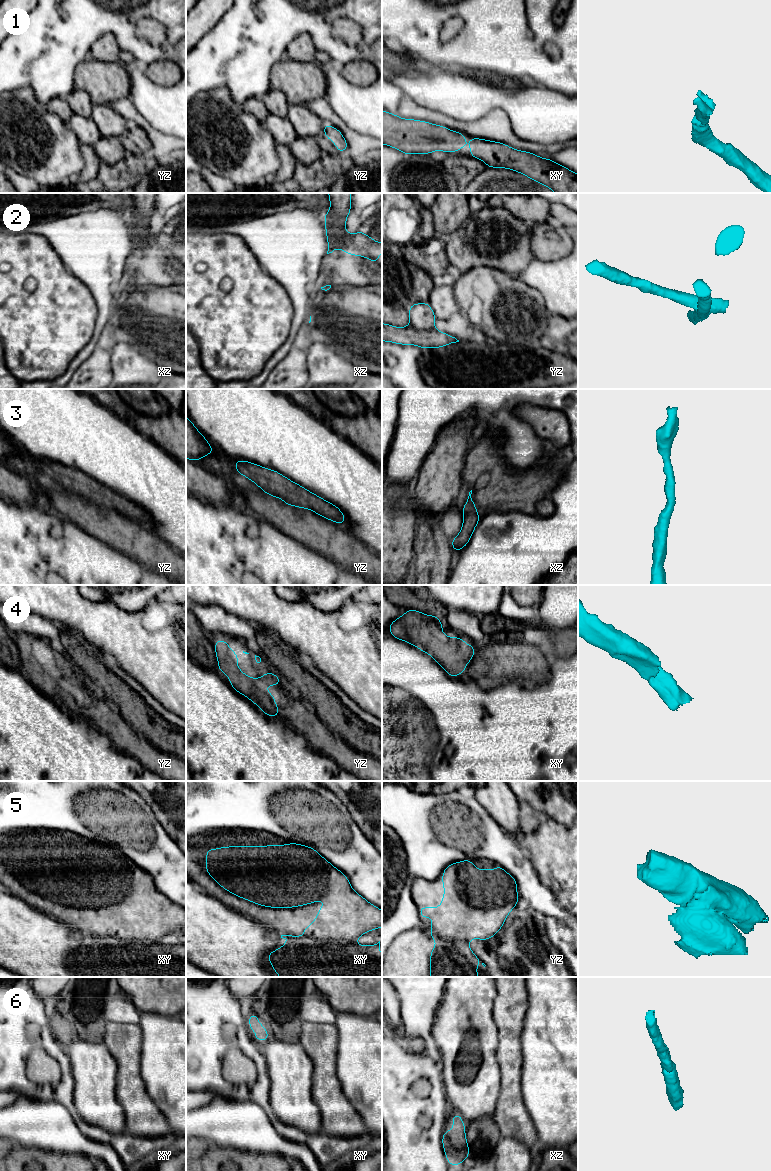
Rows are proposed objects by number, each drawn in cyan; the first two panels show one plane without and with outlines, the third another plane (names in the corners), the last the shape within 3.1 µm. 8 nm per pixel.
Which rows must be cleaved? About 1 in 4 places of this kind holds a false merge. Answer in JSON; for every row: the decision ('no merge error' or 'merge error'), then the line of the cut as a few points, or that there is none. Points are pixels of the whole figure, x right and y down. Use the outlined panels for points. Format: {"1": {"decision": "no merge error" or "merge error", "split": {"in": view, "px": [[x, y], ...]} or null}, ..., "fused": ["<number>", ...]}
{"1": {"decision": "no merge error", "split": null}, "2": {"decision": "merge error", "split": {"in": "xz", "px": [[344, 228], [342, 242], [349, 253]]}}, "3": {"decision": "no merge error", "split": null}, "4": {"decision": "no merge error", "split": null}, "5": {"decision": "merge error", "split": {"in": "xy", "px": [[308, 935], [323, 940], [354, 942]]}}, "6": {"decision": "no merge error", "split": null}, "fused": ["2", "5"]}

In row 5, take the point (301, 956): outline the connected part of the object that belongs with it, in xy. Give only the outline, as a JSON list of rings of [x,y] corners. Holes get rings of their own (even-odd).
[[[281,935],[288,942],[268,954],[280,977],[382,977],[380,941],[374,945]]]

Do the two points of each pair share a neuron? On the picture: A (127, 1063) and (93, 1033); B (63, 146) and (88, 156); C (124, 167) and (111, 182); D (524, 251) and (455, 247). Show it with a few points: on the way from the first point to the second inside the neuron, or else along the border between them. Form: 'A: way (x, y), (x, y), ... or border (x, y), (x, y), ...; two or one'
A: border (105, 1023), (101, 1040); two
B: border (80, 145), (83, 167), (75, 176); two
C: way (122, 171), (115, 178); one
D: way (507, 254), (498, 261), (478, 258), (472, 252); one

